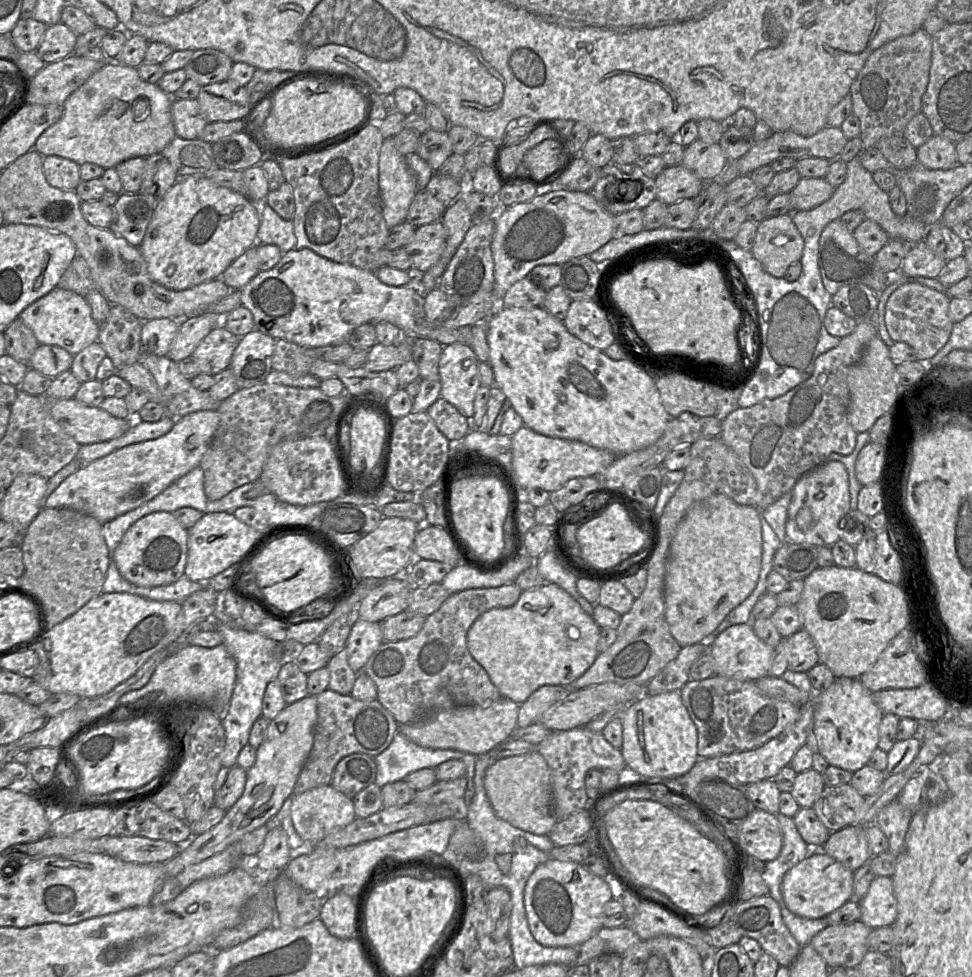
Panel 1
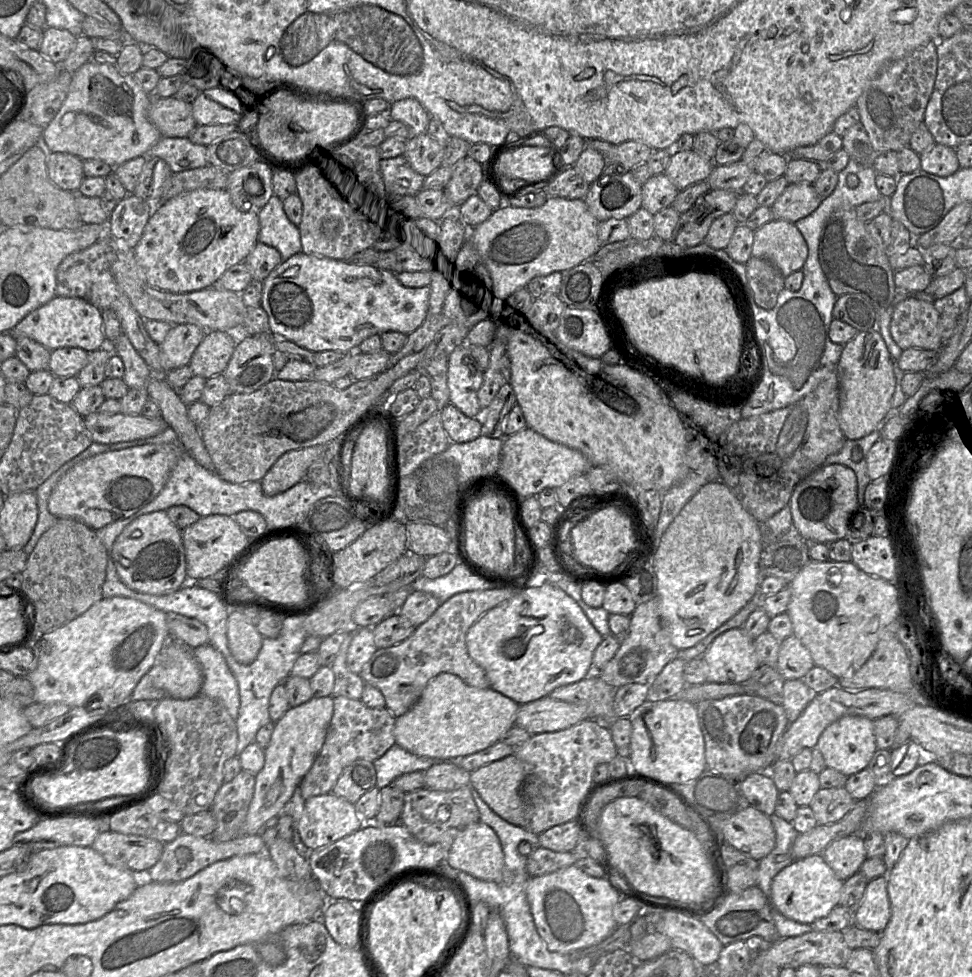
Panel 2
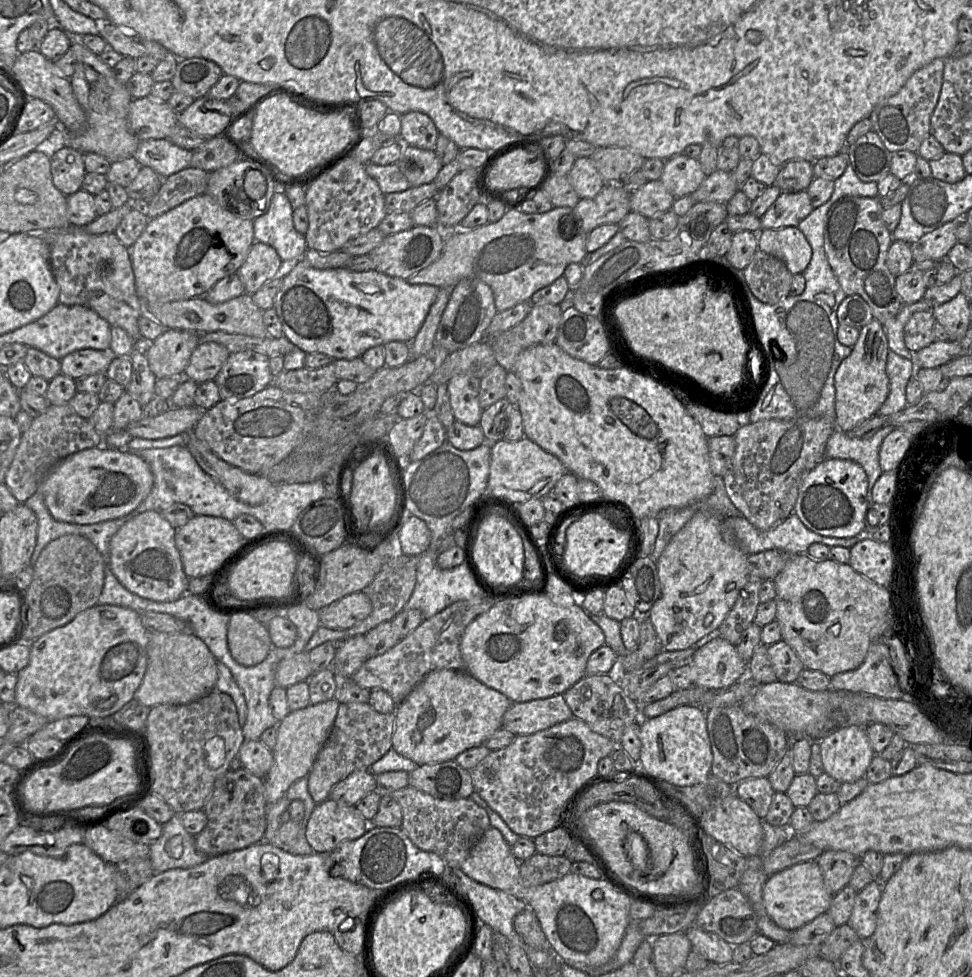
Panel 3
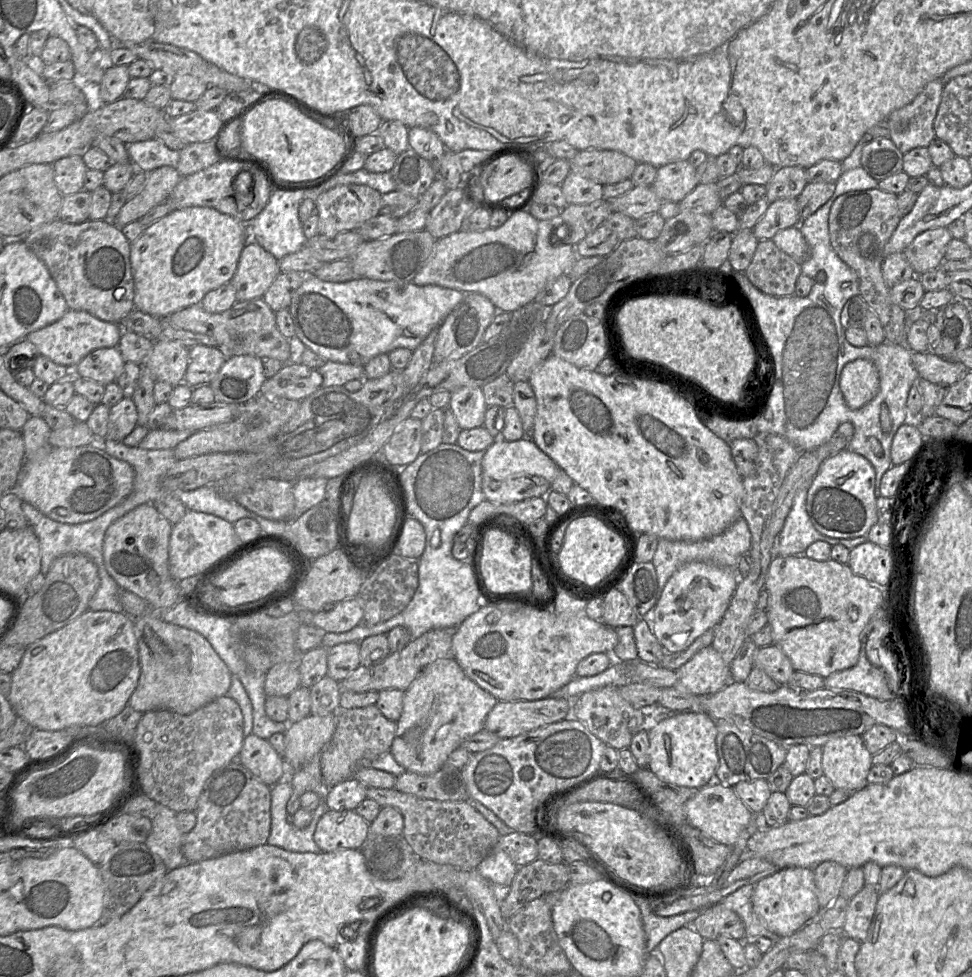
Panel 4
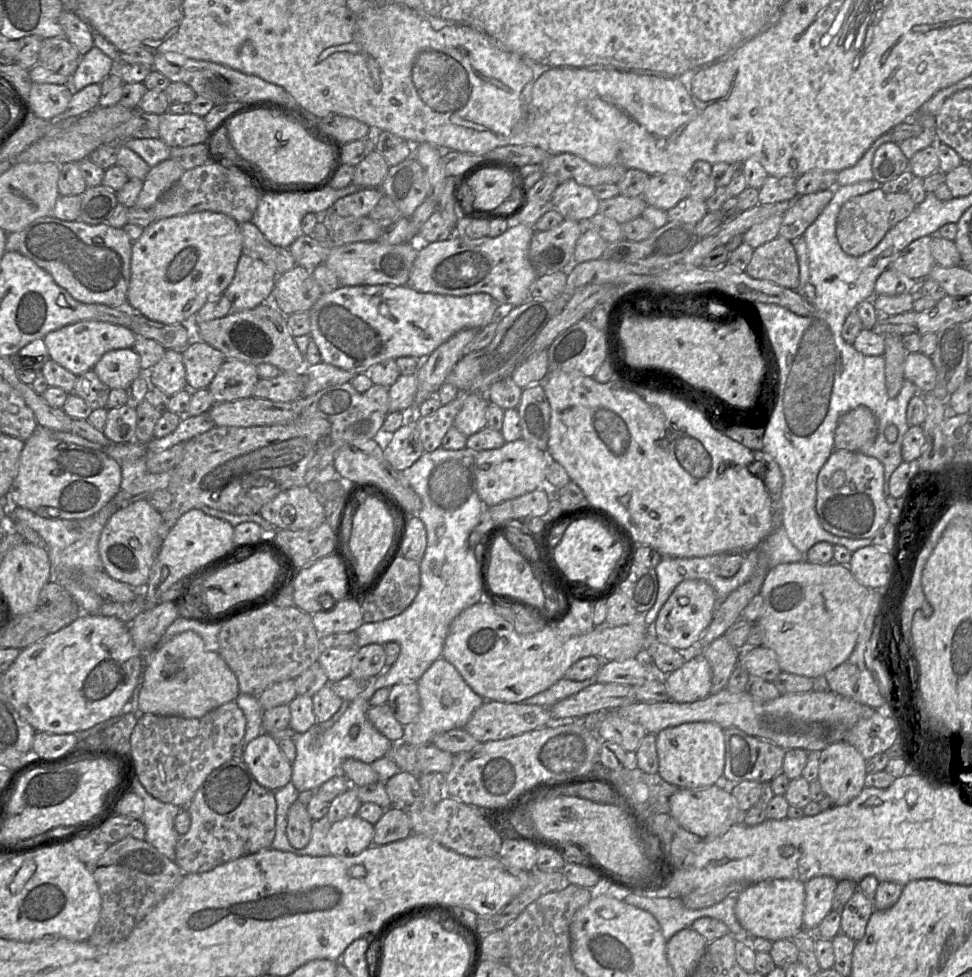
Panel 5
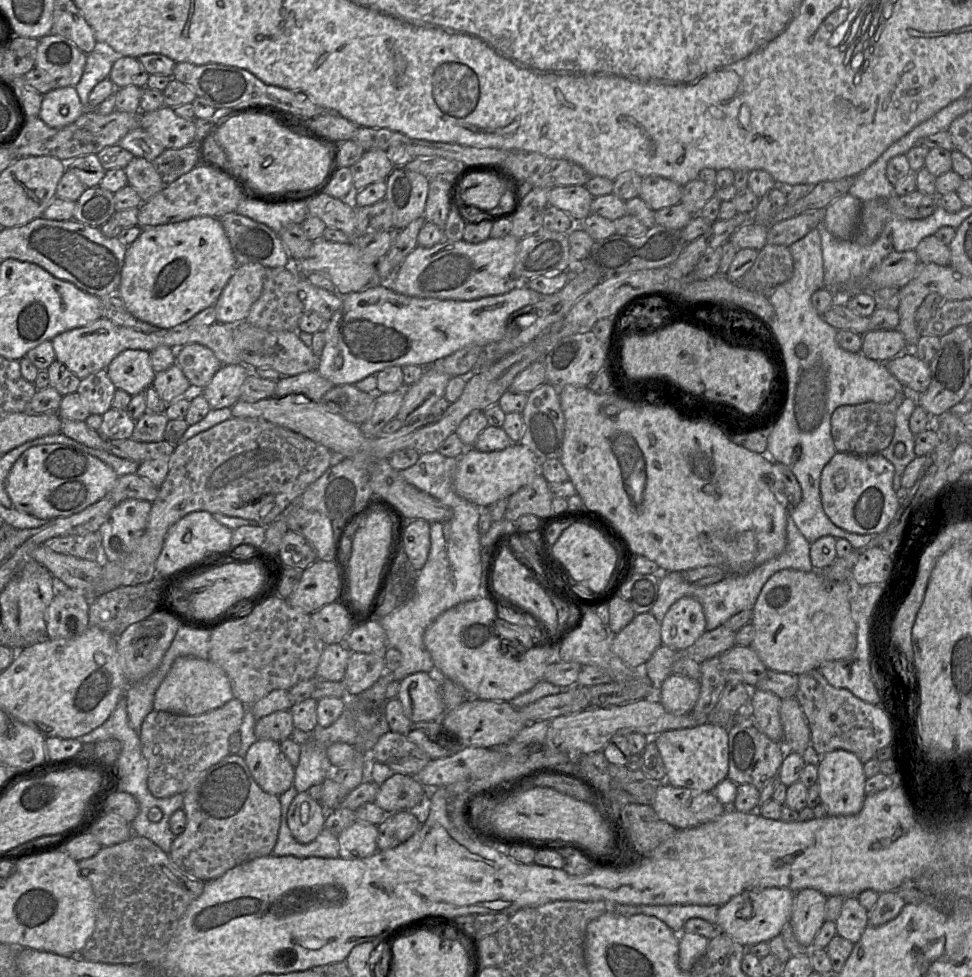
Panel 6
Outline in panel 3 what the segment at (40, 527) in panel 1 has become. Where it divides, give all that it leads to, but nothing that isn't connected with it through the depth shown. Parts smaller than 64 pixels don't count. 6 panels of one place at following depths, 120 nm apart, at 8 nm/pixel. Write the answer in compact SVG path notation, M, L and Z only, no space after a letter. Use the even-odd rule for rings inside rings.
M67 534L50 541L33 566L33 579L25 590L26 606L18 642L31 643L98 604L103 585L104 561L90 540L81 535Z

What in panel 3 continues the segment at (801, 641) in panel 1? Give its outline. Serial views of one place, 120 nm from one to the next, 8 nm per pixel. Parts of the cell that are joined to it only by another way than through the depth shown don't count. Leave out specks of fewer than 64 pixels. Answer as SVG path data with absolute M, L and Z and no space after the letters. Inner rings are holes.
M784 641L767 648L769 659L773 665L777 681L795 683L804 665L795 651Z

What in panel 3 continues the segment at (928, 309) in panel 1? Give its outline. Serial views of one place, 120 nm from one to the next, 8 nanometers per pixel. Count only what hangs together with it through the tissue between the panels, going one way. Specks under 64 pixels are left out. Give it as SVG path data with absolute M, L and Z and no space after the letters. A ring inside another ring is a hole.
M919 311L911 315L904 327L904 343L911 352L918 352L934 342L935 322L931 311Z

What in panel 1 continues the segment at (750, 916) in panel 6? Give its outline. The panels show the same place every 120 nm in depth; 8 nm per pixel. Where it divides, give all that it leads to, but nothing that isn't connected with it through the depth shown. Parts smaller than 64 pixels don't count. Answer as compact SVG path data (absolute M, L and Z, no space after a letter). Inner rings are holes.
M812 850L809 855L791 868L781 884L786 907L795 915L818 919L827 917L853 898L854 872L842 863L820 850Z

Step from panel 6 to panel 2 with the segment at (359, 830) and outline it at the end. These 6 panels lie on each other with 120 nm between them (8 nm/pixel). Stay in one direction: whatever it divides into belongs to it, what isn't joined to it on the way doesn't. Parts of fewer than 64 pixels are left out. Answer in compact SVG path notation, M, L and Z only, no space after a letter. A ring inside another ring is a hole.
M331 792L305 801L298 832L302 842L316 850L358 831L365 823L354 804Z

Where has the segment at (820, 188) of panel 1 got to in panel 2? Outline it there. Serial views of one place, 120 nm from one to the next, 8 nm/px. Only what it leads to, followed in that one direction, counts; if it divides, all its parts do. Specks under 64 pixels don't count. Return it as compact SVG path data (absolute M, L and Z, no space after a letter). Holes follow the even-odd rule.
M789 184L771 206L774 220L795 223L812 214L822 203L813 184Z

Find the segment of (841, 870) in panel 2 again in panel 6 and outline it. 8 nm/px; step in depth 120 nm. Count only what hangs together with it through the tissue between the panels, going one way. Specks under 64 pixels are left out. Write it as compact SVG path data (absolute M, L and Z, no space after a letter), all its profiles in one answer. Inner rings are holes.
M806 888L795 893L789 923L796 940L811 948L814 938L825 922L827 897L820 891Z

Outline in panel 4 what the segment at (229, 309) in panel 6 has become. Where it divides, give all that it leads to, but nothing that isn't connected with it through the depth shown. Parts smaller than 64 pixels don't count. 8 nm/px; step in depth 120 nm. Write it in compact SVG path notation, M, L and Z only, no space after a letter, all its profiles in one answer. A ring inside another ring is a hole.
M250 239L240 254L236 272L229 282L235 288L237 301L262 298L280 273L279 261L258 243Z

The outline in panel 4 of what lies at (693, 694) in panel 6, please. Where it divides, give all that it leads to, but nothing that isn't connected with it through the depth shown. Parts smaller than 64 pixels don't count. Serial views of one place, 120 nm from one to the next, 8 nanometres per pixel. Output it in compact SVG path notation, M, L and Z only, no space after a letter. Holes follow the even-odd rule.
M712 645L699 650L688 662L676 670L676 673L678 683L674 687L697 696L714 694L731 682L730 666L725 663Z

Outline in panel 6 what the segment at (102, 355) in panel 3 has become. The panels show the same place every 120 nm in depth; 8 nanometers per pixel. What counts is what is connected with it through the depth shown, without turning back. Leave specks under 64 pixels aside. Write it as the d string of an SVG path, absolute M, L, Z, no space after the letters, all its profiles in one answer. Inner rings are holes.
M140 349L122 351L106 370L115 387L130 395L145 392L156 374L151 365L150 352Z

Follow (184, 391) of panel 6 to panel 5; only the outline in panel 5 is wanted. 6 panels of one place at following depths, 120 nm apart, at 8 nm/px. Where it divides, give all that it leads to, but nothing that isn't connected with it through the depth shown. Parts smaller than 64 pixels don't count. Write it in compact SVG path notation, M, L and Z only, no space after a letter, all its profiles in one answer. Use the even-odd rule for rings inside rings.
M166 349L163 357L149 370L150 387L157 387L167 396L187 388L186 369L181 350Z

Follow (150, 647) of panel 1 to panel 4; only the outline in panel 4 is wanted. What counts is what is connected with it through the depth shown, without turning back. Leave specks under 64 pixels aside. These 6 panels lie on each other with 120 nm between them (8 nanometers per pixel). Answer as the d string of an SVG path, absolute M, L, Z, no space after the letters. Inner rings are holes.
M87 610L62 628L47 634L41 639L25 647L25 652L17 669L13 671L10 693L7 696L18 717L28 721L35 729L64 730L72 725L95 726L118 715L128 705L128 700L138 685L140 665L138 658L138 643L134 635L134 619L124 612L107 610Z

